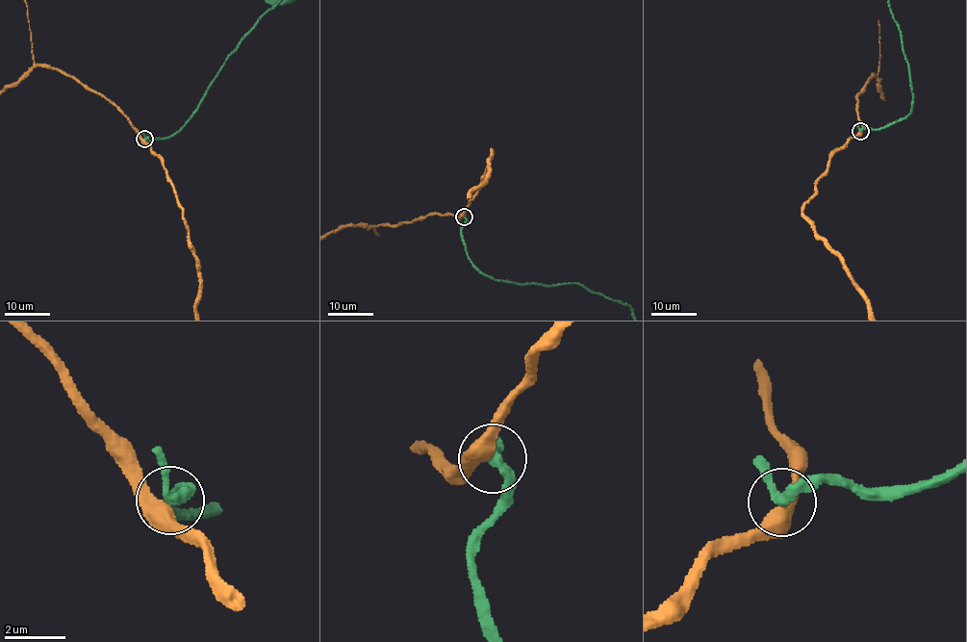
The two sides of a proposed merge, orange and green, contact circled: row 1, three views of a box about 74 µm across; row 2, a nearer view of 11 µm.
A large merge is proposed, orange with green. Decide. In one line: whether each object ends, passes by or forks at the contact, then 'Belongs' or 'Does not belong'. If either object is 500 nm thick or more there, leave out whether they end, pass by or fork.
At the ring orange passes by. At the ring green passes by. Does not belong

